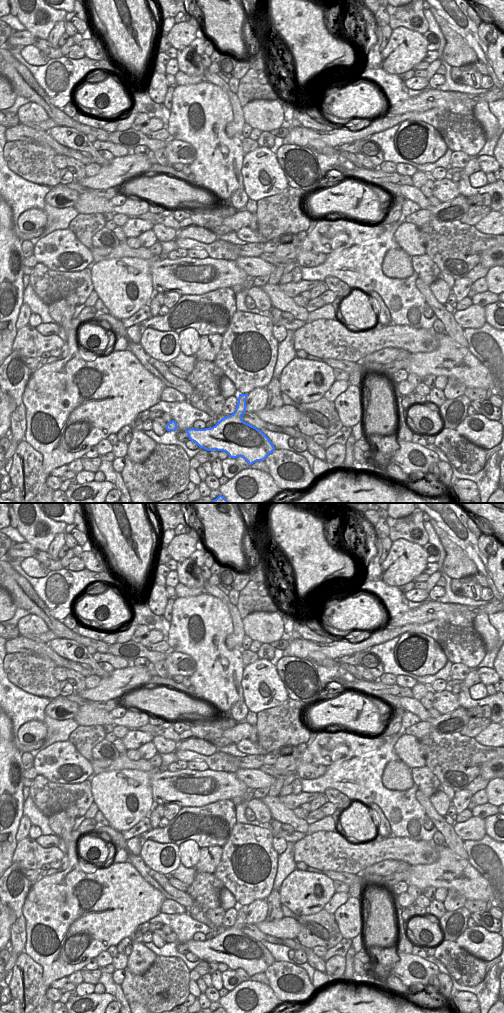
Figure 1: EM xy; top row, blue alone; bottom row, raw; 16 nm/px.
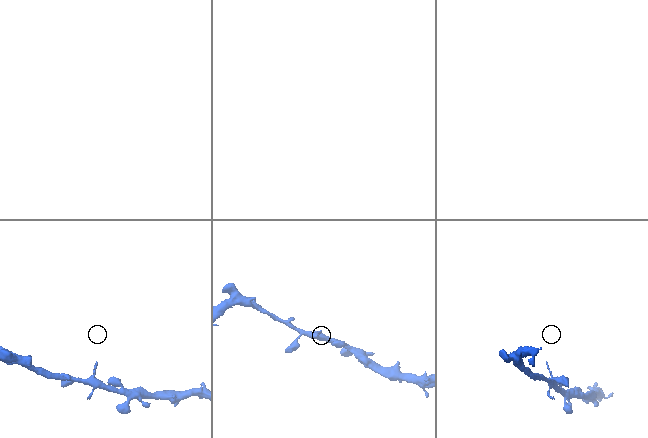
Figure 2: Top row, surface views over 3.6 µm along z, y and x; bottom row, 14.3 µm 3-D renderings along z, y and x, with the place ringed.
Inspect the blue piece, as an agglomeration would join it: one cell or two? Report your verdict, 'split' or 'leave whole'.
leave whole

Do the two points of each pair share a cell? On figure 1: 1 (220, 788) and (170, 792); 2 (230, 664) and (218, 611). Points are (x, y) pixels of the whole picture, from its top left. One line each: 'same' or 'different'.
1: same
2: same

